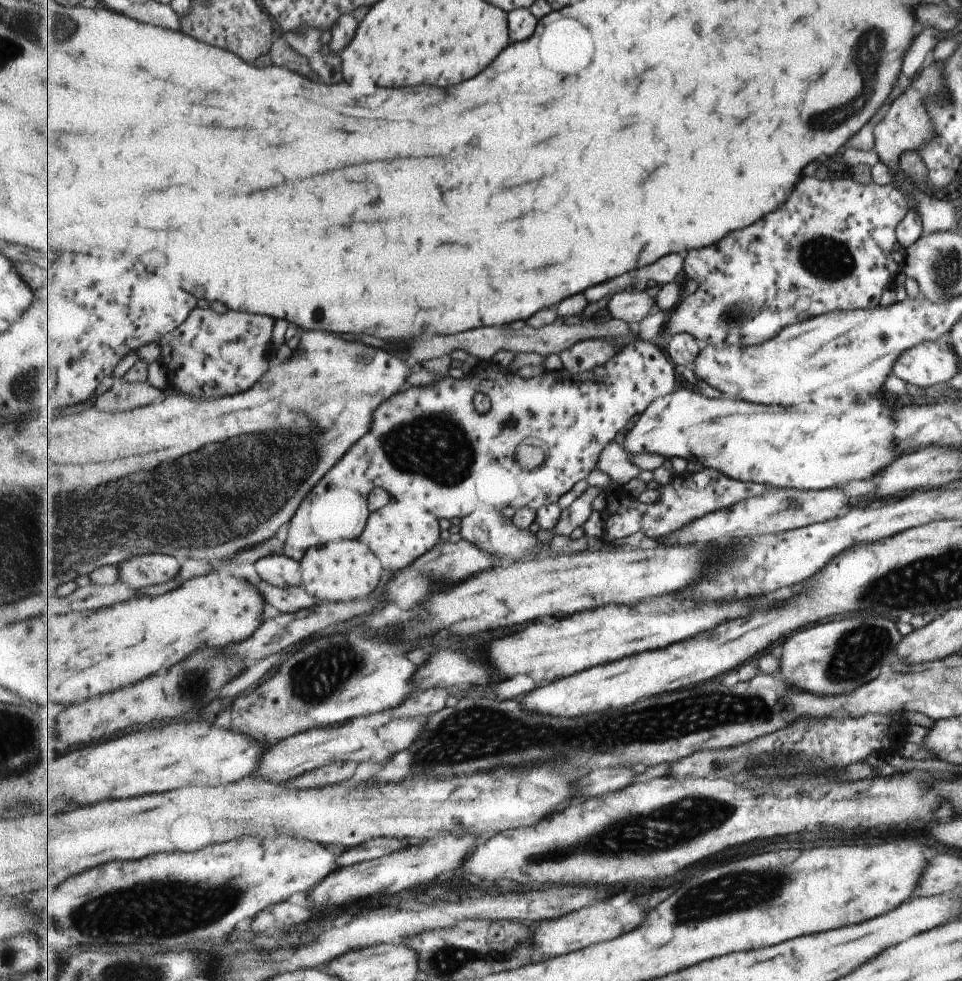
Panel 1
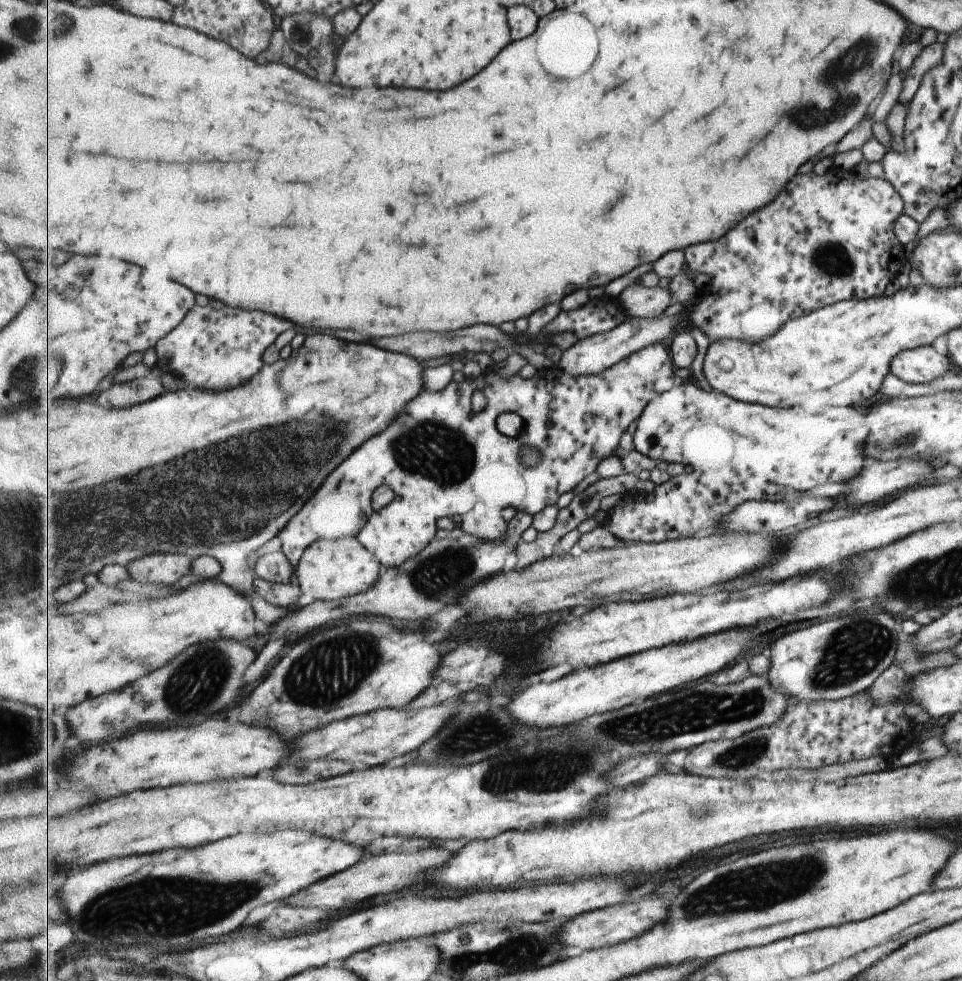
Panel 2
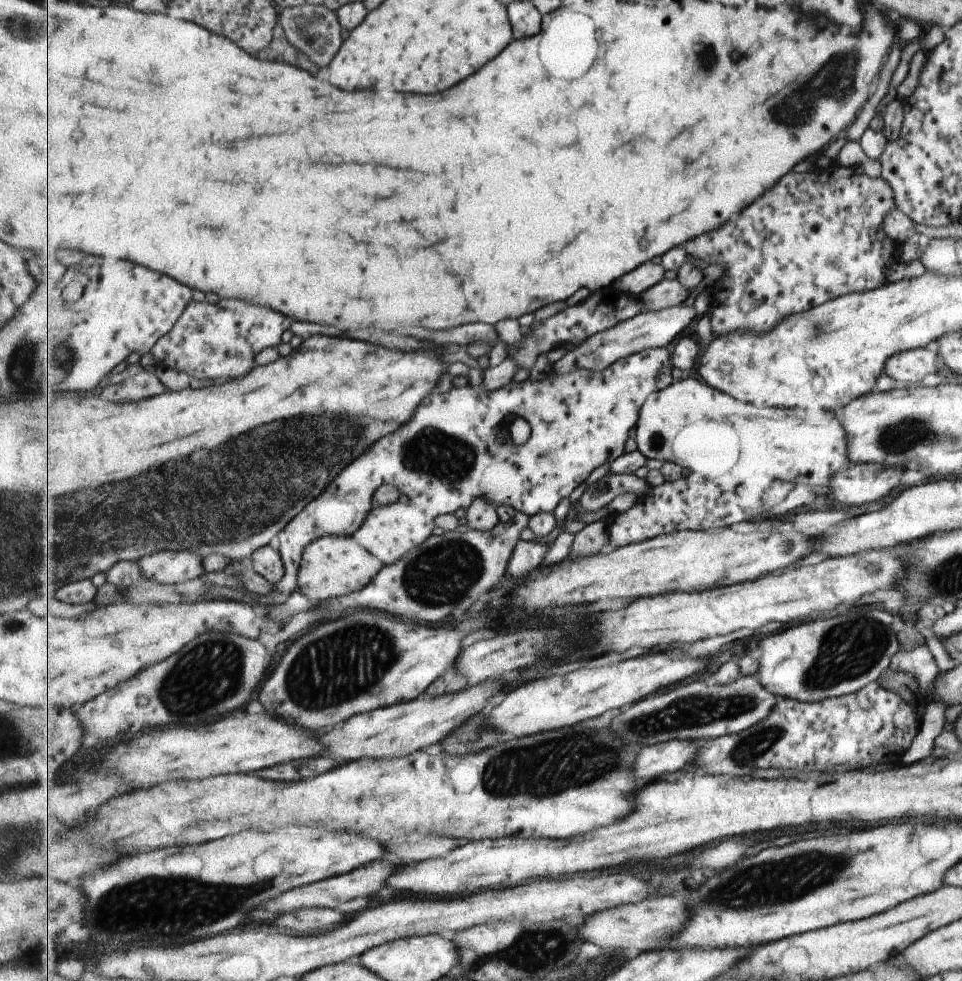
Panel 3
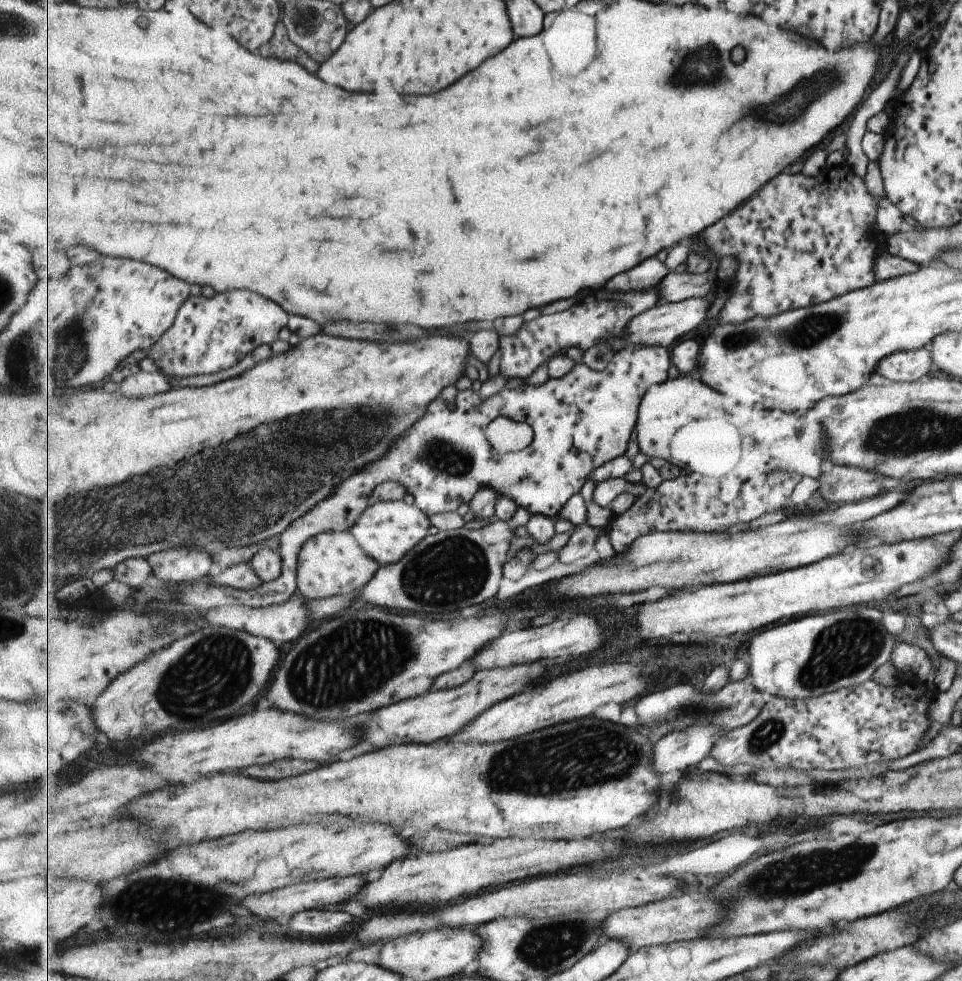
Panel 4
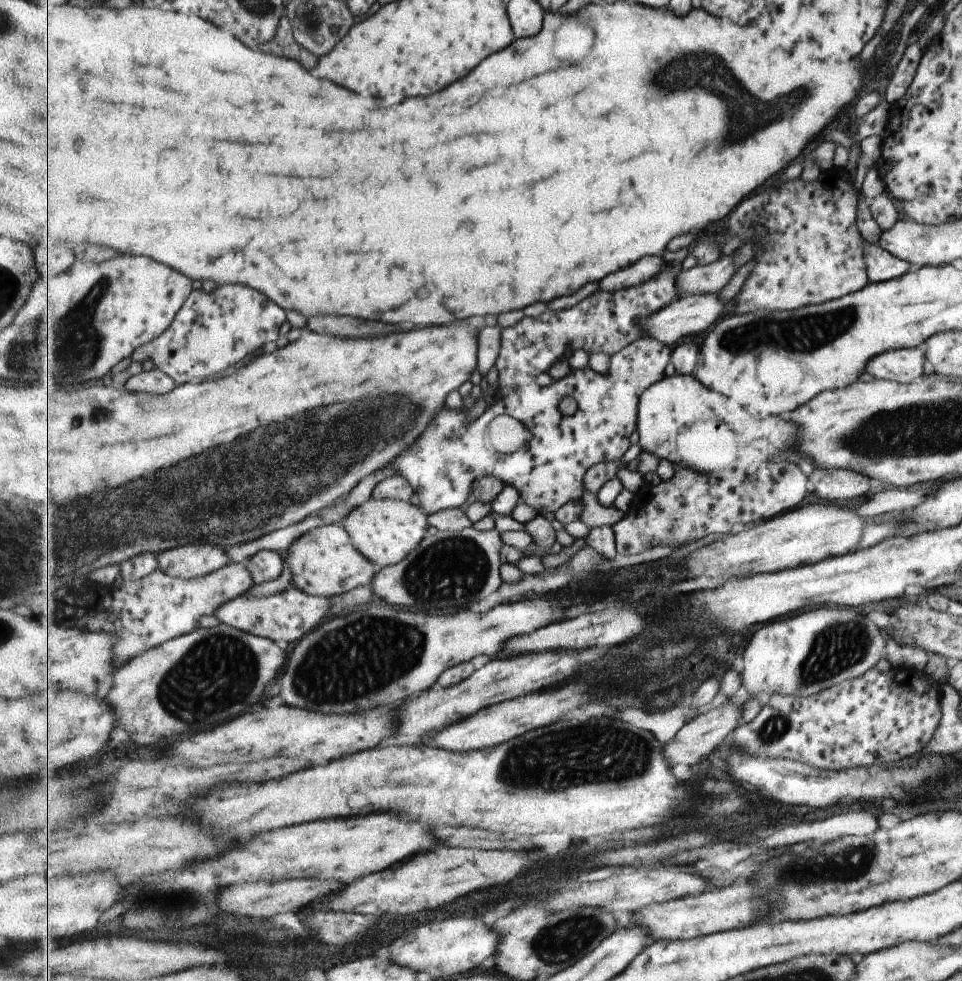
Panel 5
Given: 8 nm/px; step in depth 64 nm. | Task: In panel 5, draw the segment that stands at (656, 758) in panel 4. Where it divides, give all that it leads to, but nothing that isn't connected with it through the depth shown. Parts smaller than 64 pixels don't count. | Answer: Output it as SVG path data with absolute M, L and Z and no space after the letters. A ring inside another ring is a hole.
M743 686L735 697L718 701L715 708L708 713L699 715L696 719L681 727L674 739L663 745L663 754L668 765L674 769L678 767L702 767L702 763L707 756L725 745L727 739L731 738L733 731L741 725L742 706L750 699L750 696L751 694Z

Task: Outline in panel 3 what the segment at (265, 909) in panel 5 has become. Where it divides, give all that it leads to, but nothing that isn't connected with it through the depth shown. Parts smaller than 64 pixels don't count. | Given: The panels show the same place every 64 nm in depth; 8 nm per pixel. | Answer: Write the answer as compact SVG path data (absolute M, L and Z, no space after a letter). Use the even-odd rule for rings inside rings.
M383 858L383 860L371 862L371 864L367 864L367 866L361 866L361 868L353 870L353 872L340 874L325 879L323 882L319 881L317 884L311 883L309 886L303 886L301 890L290 890L288 893L280 894L277 900L270 900L269 903L264 904L267 904L268 910L273 912L273 914L275 914L275 912L279 914L279 912L283 913L285 910L294 911L313 906L335 908L335 910L337 910L337 908L341 908L343 904L353 902L353 900L357 900L357 898L369 898L369 896L373 896L373 894L379 894L379 892L387 886L387 882L389 882L389 878L391 878L393 874L397 874L397 866L395 866L393 862L389 862L387 858Z

